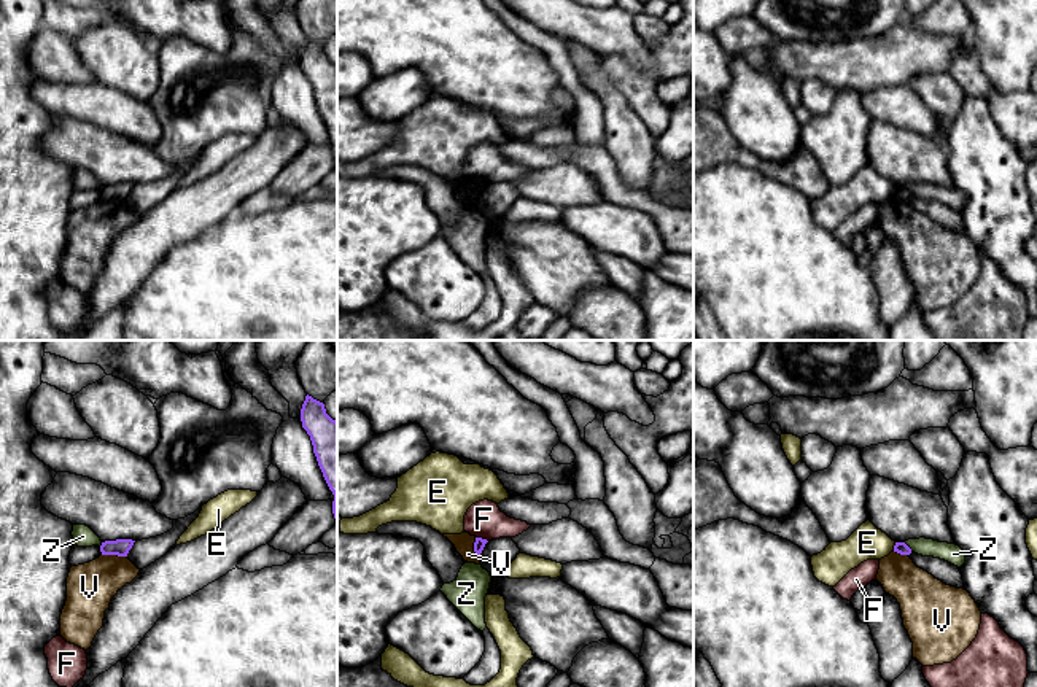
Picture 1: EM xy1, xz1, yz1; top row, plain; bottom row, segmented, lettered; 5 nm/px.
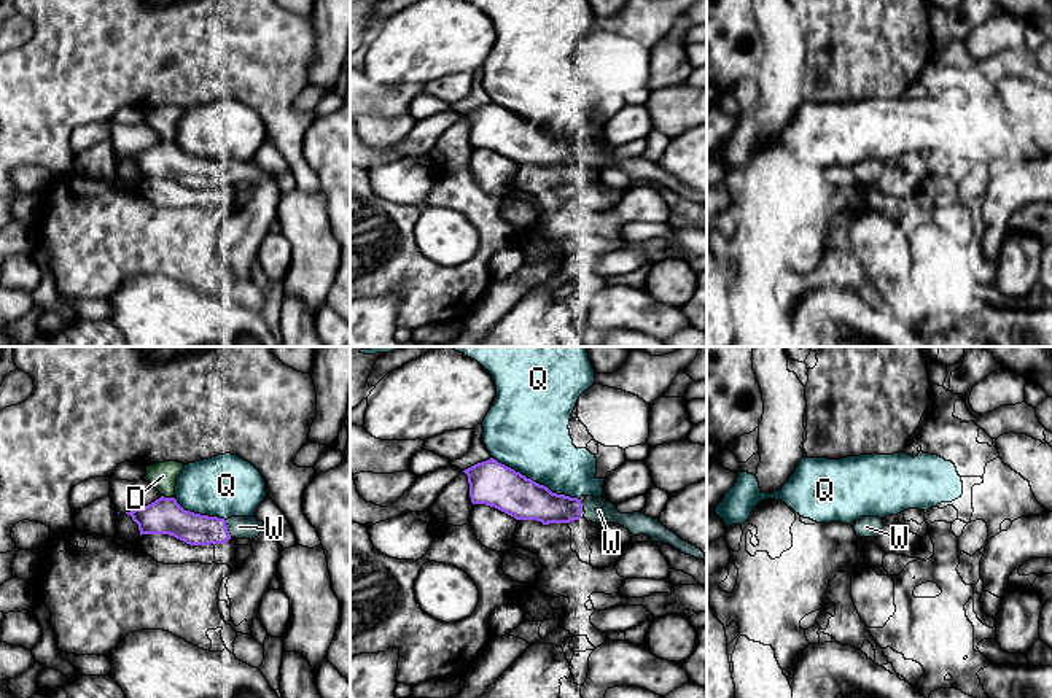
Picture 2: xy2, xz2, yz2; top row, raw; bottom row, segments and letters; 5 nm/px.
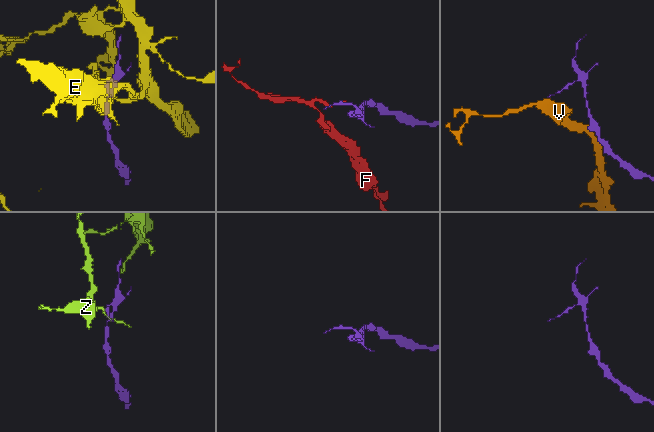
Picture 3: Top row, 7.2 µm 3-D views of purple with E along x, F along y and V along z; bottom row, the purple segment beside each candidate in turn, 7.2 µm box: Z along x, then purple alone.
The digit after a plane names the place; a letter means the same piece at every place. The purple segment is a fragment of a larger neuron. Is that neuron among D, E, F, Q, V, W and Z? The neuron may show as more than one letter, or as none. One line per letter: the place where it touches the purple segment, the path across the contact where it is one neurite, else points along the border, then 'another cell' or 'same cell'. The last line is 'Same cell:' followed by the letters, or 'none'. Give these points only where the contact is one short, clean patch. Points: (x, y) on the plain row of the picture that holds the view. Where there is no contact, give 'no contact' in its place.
D: contact xy2 (167, 142); another cell
E: contact yz1 (894, 191); another cell
F: contact xz1 (481, 182); another cell
Q: contact xz2 (535, 126); another cell
V: contact xy1 (115, 197); border xy1 (102, 197), (126, 201); another cell
W: contact xy2 (226, 172); same cell
Z: contact yz1 (908, 191); border yz1 (904, 186), (912, 194); another cell
Same cell: W

